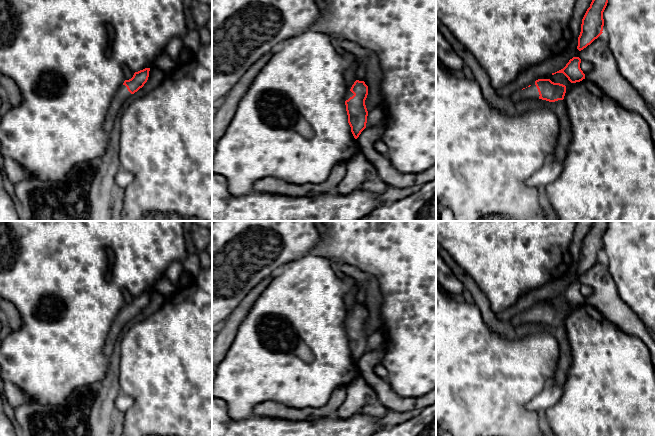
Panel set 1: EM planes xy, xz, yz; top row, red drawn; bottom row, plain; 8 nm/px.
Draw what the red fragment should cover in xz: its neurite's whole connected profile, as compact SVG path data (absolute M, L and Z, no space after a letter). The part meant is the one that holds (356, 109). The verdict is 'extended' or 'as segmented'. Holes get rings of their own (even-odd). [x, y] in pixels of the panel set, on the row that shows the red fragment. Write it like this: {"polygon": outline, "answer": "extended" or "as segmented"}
{"polygon": "M356 80L345 96L345 105L348 123L355 139L366 128L368 111L365 100L368 95L368 86L364 81Z", "answer": "extended"}

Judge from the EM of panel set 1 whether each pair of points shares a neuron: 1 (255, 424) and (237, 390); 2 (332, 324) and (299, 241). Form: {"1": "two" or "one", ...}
{"1": "two", "2": "two"}

